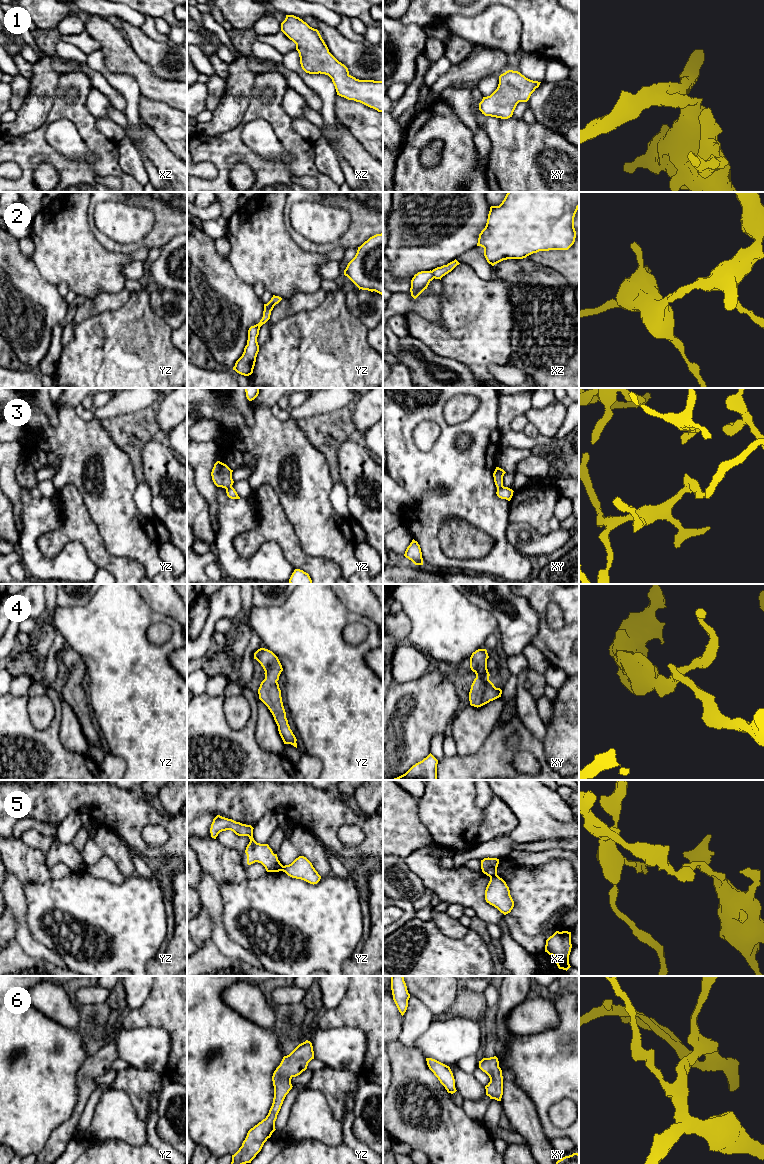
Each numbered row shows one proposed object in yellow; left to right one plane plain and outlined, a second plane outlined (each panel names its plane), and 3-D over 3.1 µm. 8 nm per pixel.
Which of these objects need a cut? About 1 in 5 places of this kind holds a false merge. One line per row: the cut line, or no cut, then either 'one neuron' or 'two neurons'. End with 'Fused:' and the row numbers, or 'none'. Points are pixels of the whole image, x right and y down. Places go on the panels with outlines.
1: cut none; one neuron
2: cut none; one neuron
3: cut yz (231, 486), (226, 489); two neurons
4: cut none; one neuron
5: cut xz (496, 874), (490, 877); two neurons
6: cut none; one neuron
Fused: 3, 5

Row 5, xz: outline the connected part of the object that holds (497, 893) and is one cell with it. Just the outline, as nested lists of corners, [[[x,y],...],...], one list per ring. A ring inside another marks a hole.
[[[498,875],[490,877],[485,890],[485,900],[504,915],[510,913],[514,907],[509,887]]]

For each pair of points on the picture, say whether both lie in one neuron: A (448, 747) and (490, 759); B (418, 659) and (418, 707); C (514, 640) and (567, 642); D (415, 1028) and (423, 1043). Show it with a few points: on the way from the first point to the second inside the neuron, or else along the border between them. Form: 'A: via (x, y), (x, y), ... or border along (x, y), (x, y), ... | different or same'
A: border along (456, 753), (452, 756), (445, 756) | different
B: border along (427, 671), (418, 678), (403, 683), (395, 683) | different
C: border along (539, 619), (537, 633), (530, 643) | different
D: border along (434, 1018), (431, 1024), (417, 1038), (413, 1046) | different

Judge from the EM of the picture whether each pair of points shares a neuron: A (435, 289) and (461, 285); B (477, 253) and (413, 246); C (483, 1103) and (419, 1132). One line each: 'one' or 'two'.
A: two
B: two
C: two

